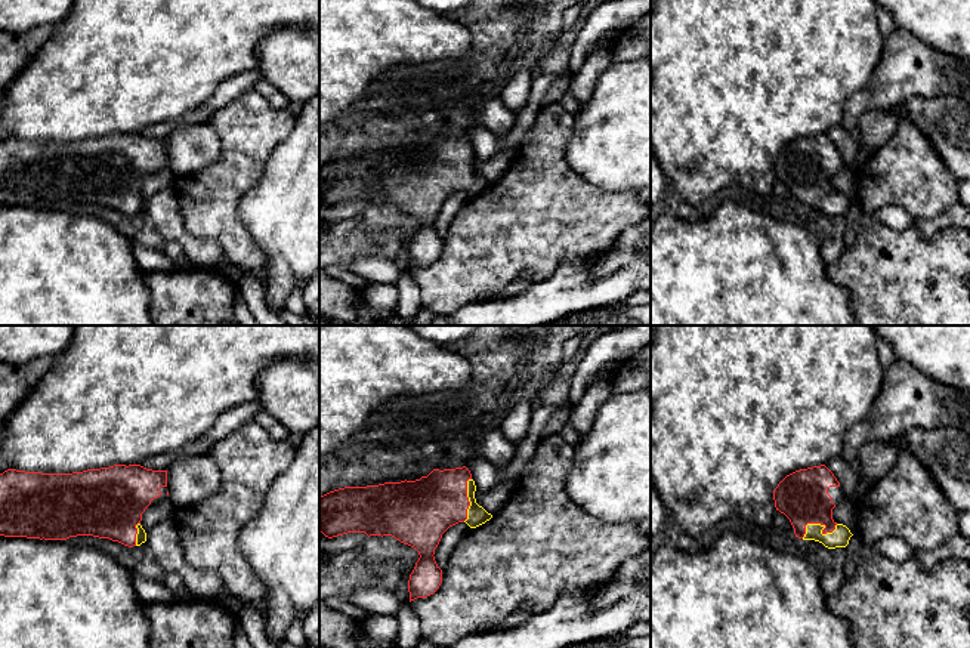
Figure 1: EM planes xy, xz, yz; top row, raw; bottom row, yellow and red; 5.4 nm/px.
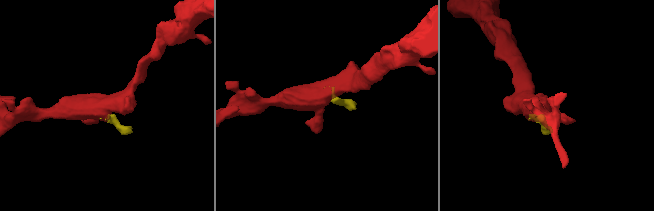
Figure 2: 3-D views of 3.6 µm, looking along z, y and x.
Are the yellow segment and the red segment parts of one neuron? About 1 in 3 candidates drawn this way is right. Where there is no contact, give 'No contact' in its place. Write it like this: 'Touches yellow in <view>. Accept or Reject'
Touches yellow in yz. Accept

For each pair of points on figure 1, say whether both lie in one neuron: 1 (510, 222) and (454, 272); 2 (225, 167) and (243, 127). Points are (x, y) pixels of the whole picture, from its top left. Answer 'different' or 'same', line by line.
1: same
2: same

